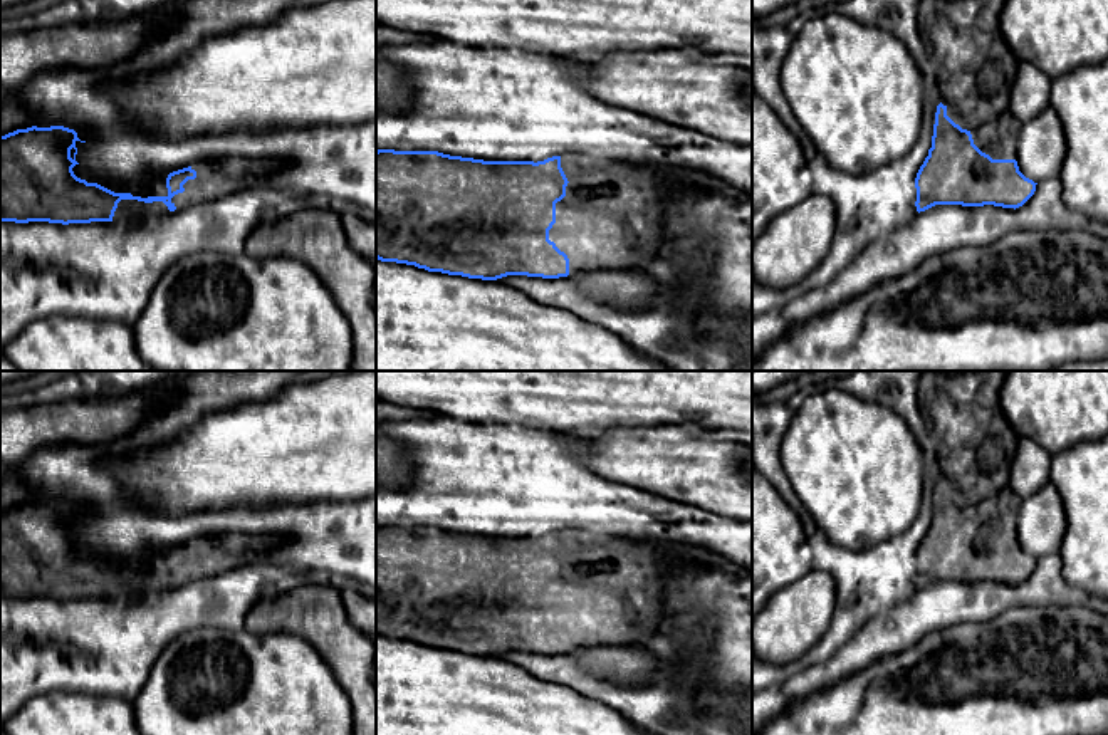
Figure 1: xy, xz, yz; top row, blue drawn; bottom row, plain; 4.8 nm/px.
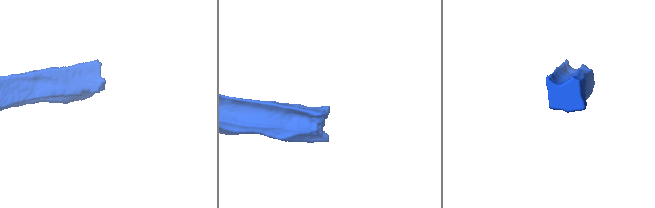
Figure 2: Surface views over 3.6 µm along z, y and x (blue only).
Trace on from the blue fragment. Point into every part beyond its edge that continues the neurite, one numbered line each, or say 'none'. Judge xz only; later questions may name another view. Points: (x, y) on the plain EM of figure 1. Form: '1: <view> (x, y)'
1: xz (611, 593)

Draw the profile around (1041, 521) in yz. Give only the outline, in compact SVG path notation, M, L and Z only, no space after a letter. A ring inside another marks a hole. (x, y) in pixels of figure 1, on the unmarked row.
M1053 482L1022 498L1017 510L1016 537L1026 554L1034 559L1058 554L1064 530L1066 512Z

